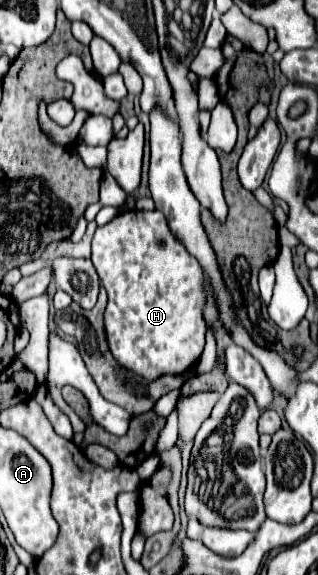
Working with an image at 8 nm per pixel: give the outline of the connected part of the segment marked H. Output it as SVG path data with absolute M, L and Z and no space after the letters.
M128 210L128 212L118 214L116 218L112 218L108 224L98 226L94 240L92 240L92 264L94 264L94 268L100 276L106 292L108 292L108 306L106 306L106 312L104 312L104 324L106 324L108 346L110 346L114 358L120 362L120 366L152 380L152 378L158 378L162 374L180 374L200 358L200 354L204 350L204 332L206 332L206 326L204 326L204 302L206 302L206 298L204 298L204 272L200 270L200 264L196 262L196 258L192 258L184 250L184 246L170 234L164 214L160 214L158 210L154 210L154 212Z

